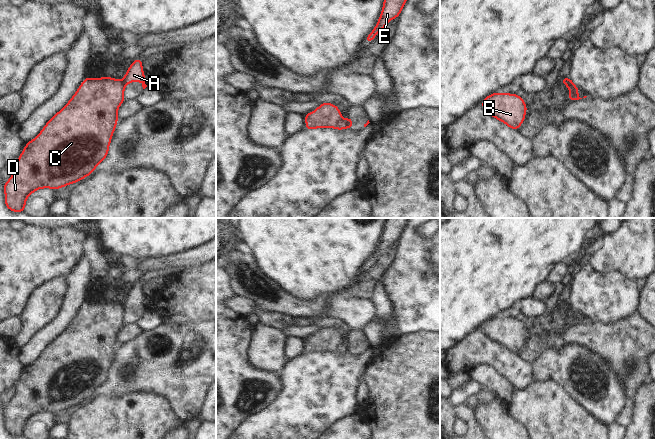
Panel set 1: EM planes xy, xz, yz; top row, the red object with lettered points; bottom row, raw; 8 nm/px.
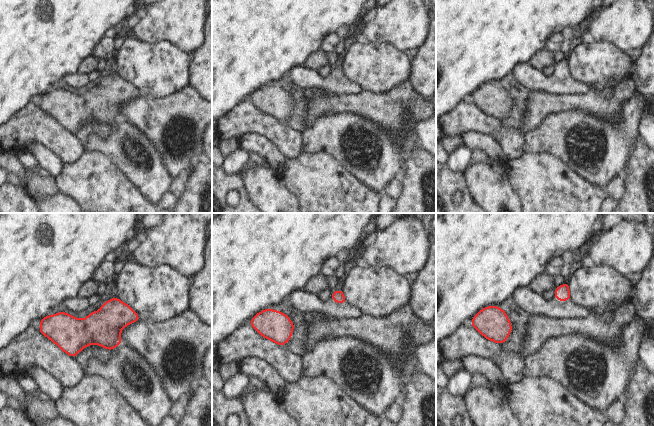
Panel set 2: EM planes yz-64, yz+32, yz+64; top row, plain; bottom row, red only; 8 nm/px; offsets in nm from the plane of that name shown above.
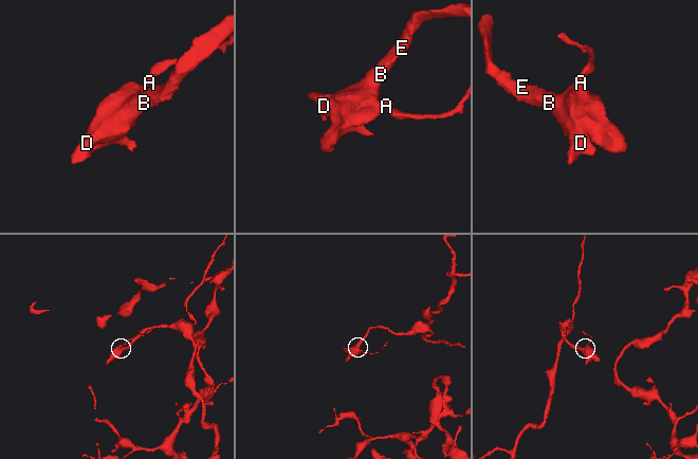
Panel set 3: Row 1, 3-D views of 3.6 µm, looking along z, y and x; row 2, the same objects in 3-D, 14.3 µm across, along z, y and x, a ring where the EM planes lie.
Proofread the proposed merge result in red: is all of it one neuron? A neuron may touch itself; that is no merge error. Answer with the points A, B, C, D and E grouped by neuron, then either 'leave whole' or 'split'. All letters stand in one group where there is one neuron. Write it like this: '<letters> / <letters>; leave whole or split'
A / B C D E; split

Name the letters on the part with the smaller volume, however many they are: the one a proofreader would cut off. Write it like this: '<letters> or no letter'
A

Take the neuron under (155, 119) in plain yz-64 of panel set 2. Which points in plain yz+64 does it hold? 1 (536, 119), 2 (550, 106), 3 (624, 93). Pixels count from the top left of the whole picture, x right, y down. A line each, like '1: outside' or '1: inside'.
1: inside
2: inside
3: inside

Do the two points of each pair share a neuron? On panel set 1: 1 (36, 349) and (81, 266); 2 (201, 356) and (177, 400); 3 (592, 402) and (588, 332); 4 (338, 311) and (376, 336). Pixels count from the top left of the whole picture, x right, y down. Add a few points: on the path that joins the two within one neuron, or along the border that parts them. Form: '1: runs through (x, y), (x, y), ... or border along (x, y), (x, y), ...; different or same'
1: runs through (54, 328), (69, 312), (74, 302), (77, 287); same
2: runs through (190, 367), (183, 374), (183, 389); same
3: border along (567, 343), (582, 345), (600, 355), (609, 364); different
4: border along (375, 316), (362, 330), (362, 335), (369, 346); different

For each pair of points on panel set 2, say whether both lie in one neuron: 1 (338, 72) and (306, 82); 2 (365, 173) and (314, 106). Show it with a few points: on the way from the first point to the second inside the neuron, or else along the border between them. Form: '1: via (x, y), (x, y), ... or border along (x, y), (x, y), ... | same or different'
1: via (330, 80), (328, 82), (314, 82) | same
2: border along (324, 114), (307, 129) | different

